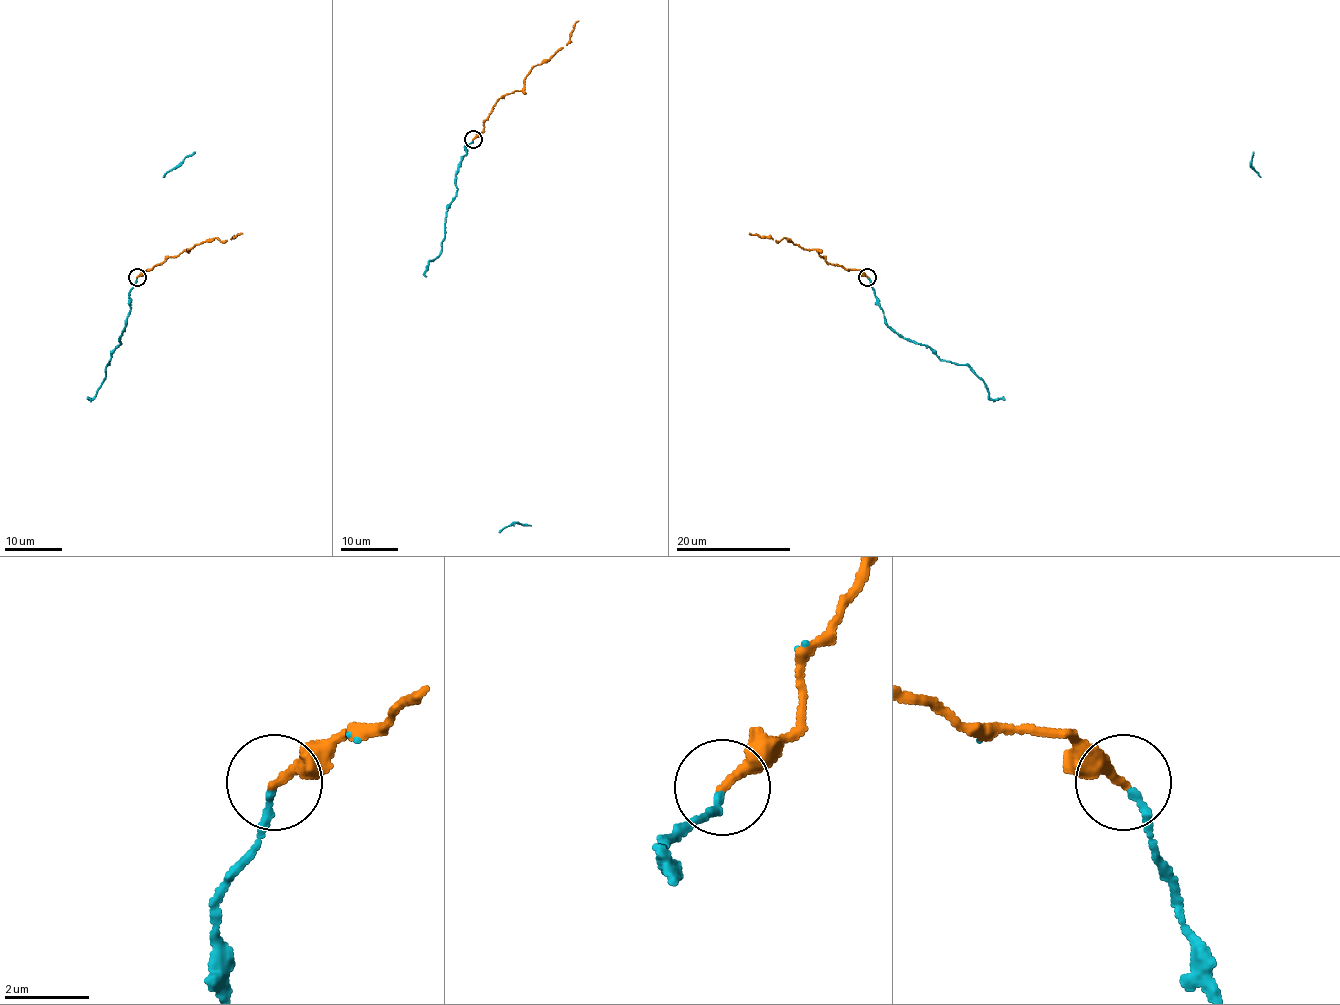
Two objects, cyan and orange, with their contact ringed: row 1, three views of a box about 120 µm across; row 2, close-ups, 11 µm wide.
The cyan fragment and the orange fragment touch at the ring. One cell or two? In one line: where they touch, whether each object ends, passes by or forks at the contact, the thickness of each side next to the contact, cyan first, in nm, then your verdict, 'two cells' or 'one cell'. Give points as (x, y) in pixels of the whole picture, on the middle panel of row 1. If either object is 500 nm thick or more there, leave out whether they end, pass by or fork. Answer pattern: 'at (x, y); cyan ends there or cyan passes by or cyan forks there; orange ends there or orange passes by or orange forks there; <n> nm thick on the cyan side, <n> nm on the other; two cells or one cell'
at (473, 139); cyan ends there; orange ends there; 170 nm thick on the cyan side, 240 nm on the other; one cell

